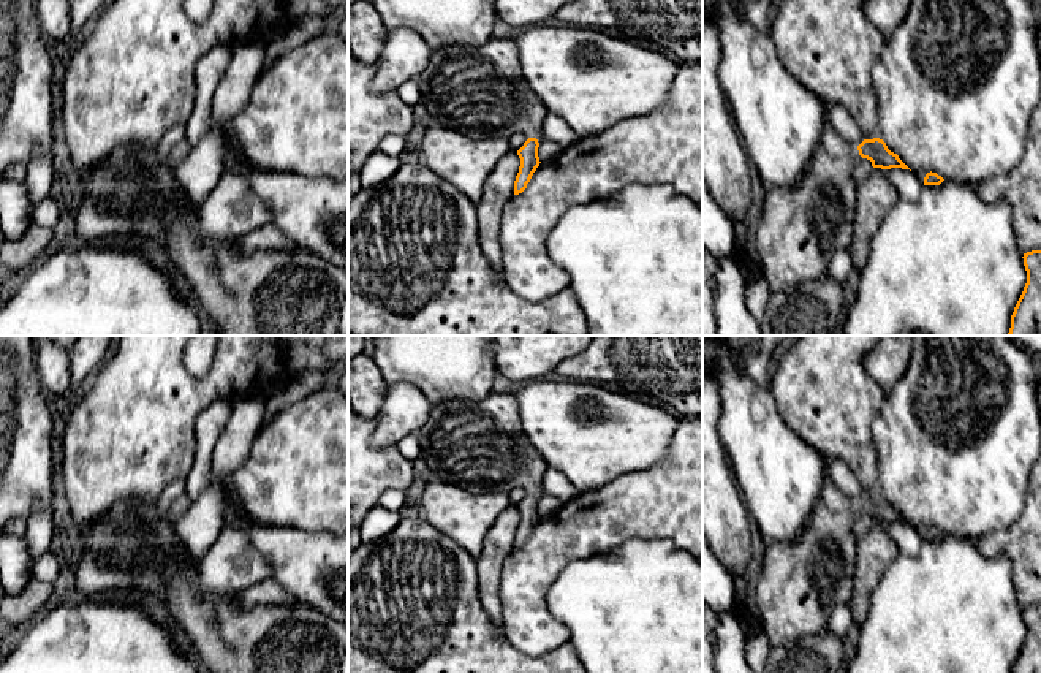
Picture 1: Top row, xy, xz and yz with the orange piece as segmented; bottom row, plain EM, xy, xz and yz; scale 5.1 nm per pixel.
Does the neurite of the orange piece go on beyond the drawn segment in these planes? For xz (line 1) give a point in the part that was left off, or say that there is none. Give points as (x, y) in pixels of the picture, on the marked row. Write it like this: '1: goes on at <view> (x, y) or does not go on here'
1: goes on at xz (481, 91)

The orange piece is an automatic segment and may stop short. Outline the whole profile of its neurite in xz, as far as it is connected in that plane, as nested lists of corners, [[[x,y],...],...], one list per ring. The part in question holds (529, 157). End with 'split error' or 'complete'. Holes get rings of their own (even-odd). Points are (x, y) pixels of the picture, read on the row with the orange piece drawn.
[[[492,38],[478,48],[464,44],[440,48],[432,52],[429,65],[419,74],[418,82],[421,101],[429,116],[438,119],[440,127],[483,139],[508,139],[517,133],[528,138],[517,150],[520,166],[514,181],[514,195],[522,193],[541,163],[536,138],[549,111],[527,86],[520,70],[517,43],[509,38]]]; split error

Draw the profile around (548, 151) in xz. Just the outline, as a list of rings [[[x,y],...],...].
[[[538,141],[539,147],[538,147],[538,157],[539,162],[551,162],[555,157],[558,157],[563,150],[563,147],[554,141]]]

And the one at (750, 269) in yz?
[[[747,255],[739,260],[739,269],[744,276],[744,280],[748,283],[755,279],[763,277],[763,268],[759,263],[751,261]]]

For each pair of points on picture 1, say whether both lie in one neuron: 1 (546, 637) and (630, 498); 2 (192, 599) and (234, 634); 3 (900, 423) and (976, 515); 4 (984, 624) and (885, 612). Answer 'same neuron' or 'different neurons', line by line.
1: same neuron
2: same neuron
3: same neuron
4: same neuron

